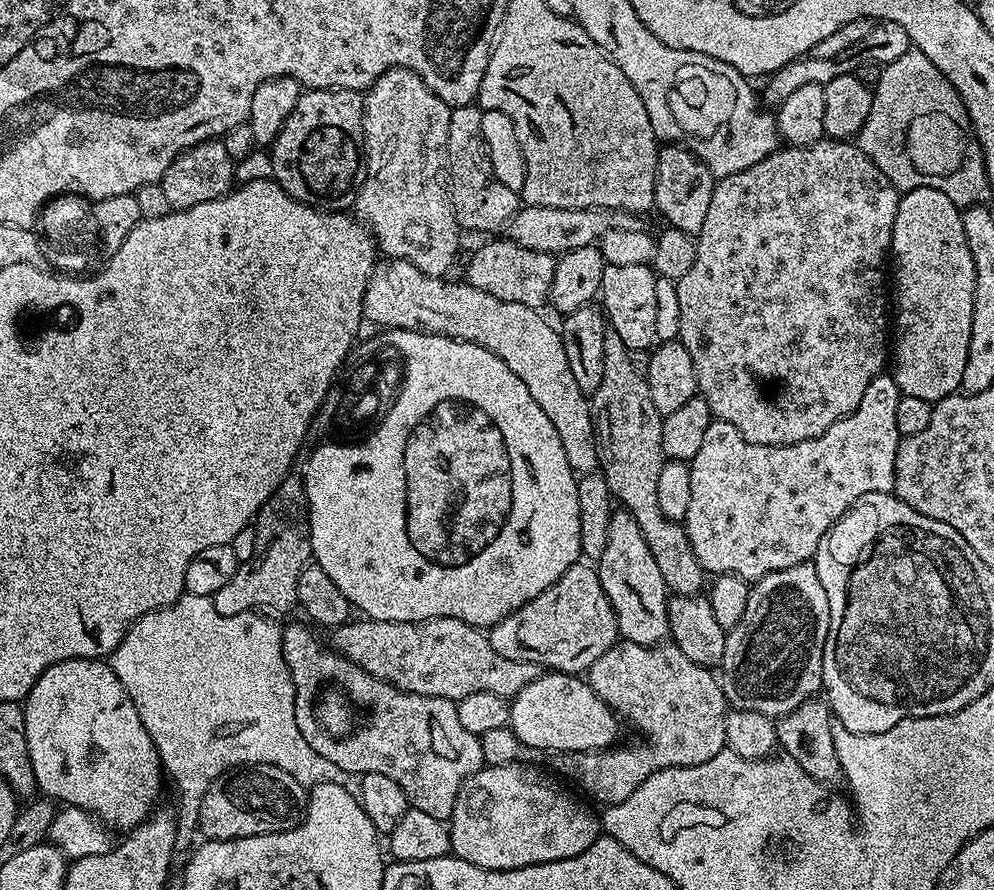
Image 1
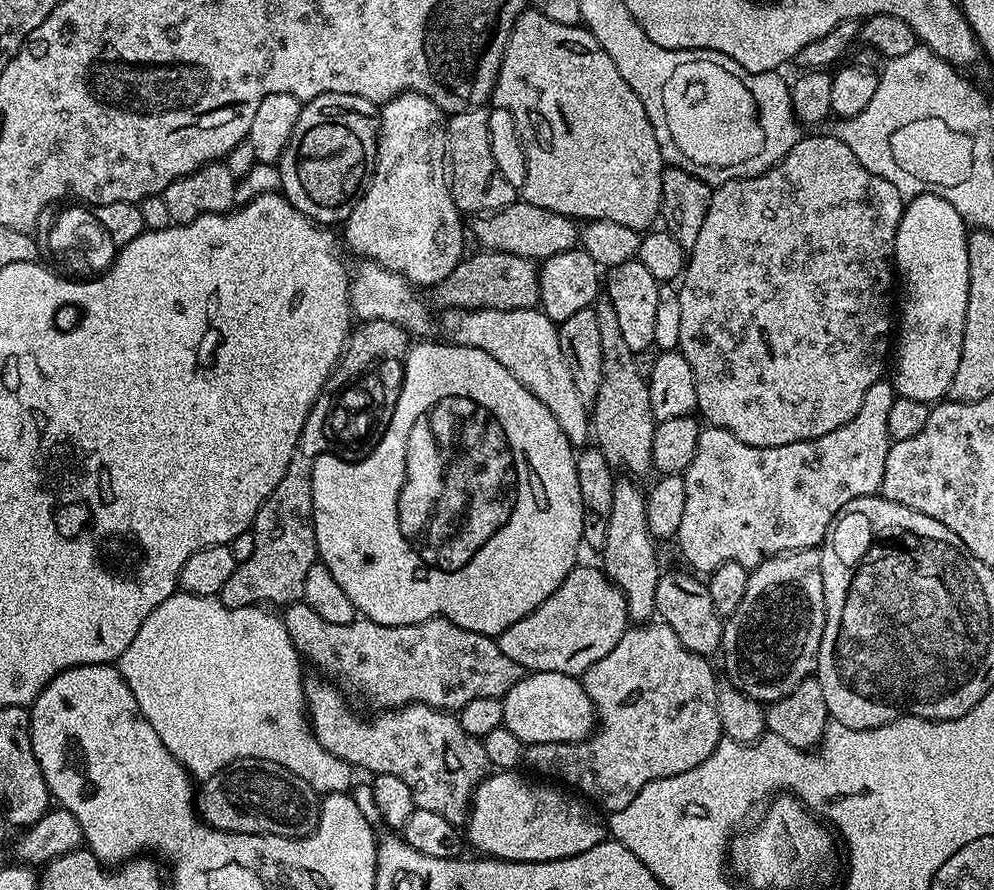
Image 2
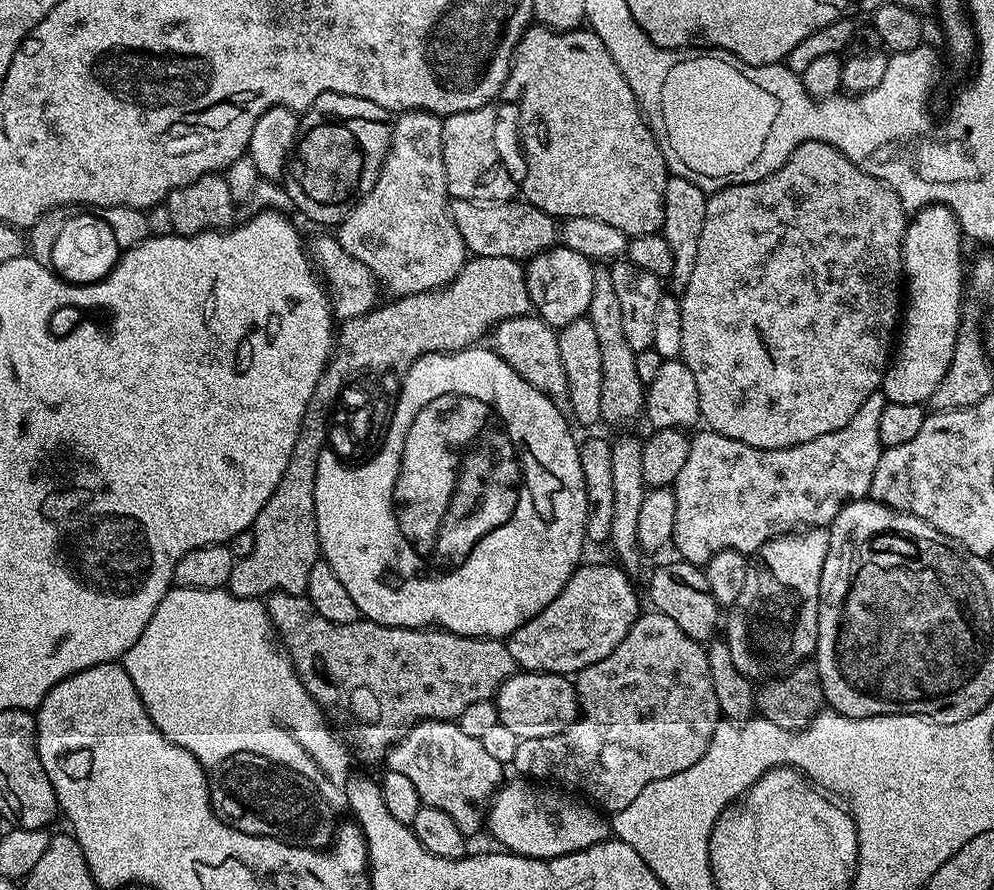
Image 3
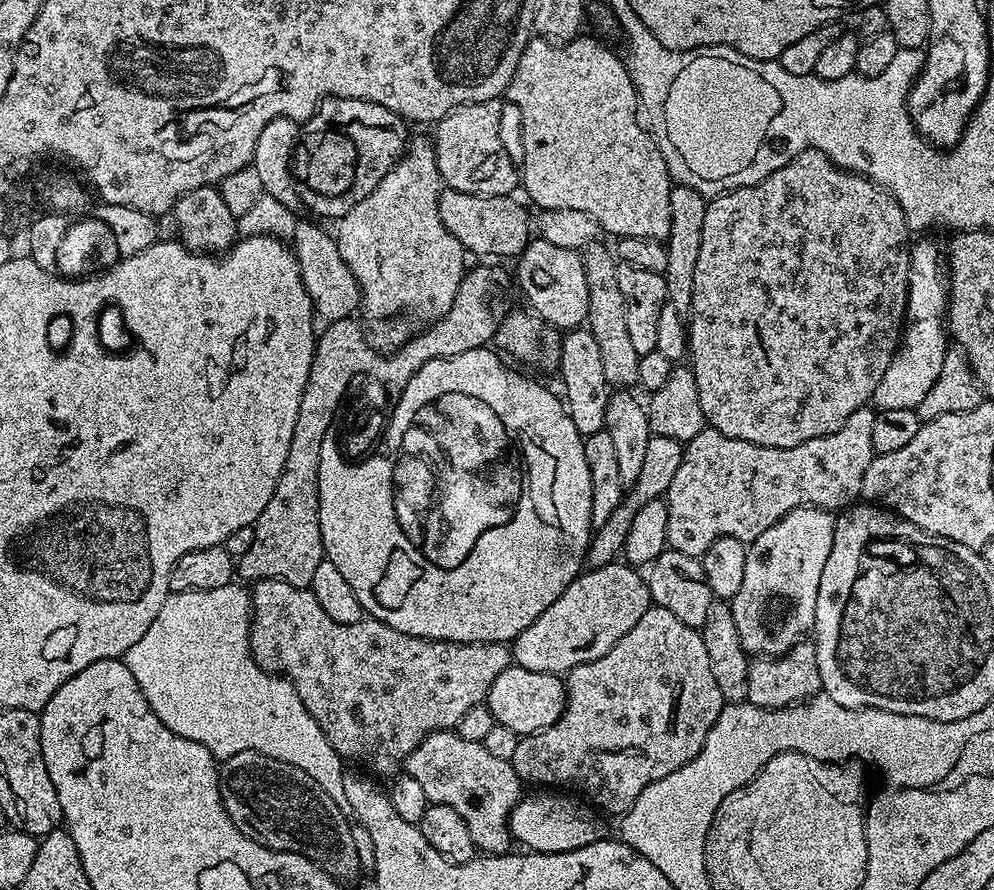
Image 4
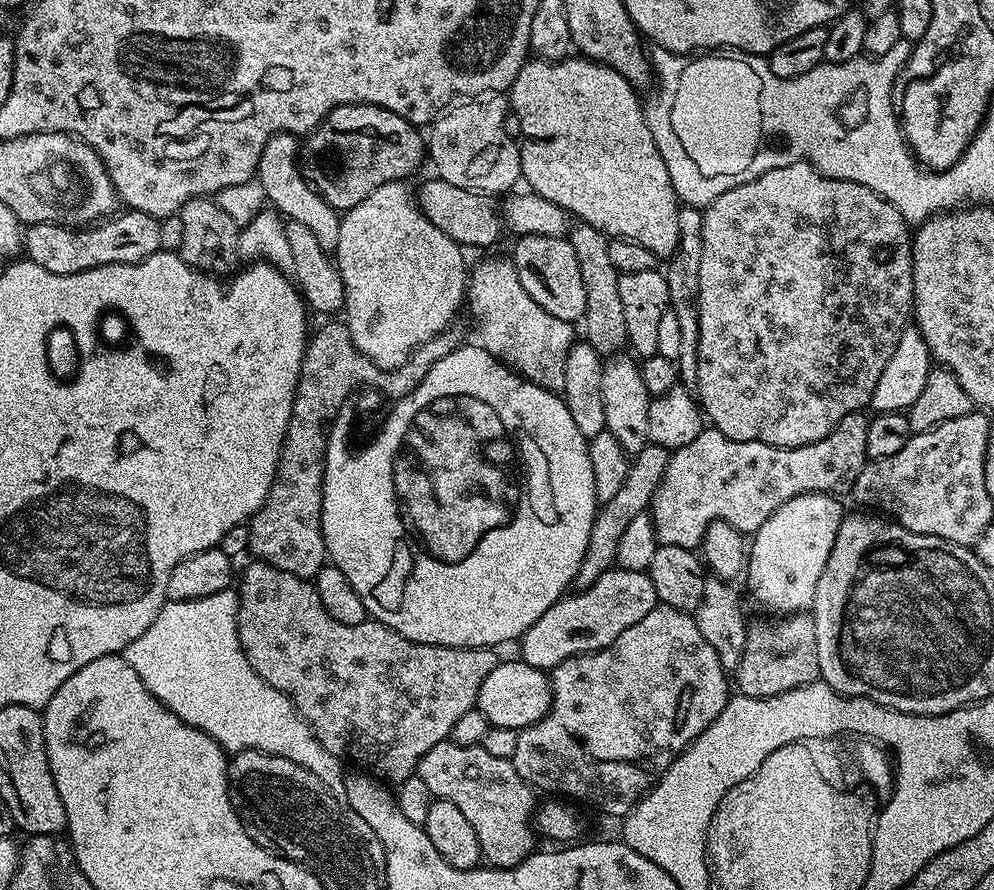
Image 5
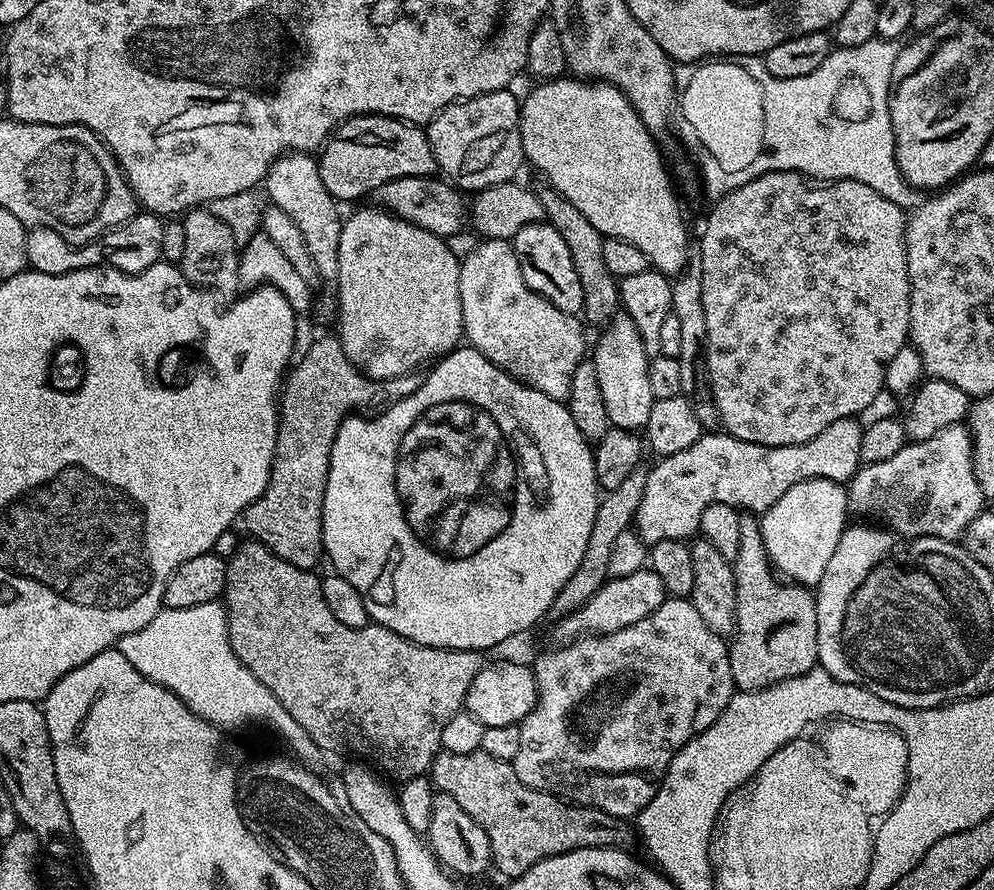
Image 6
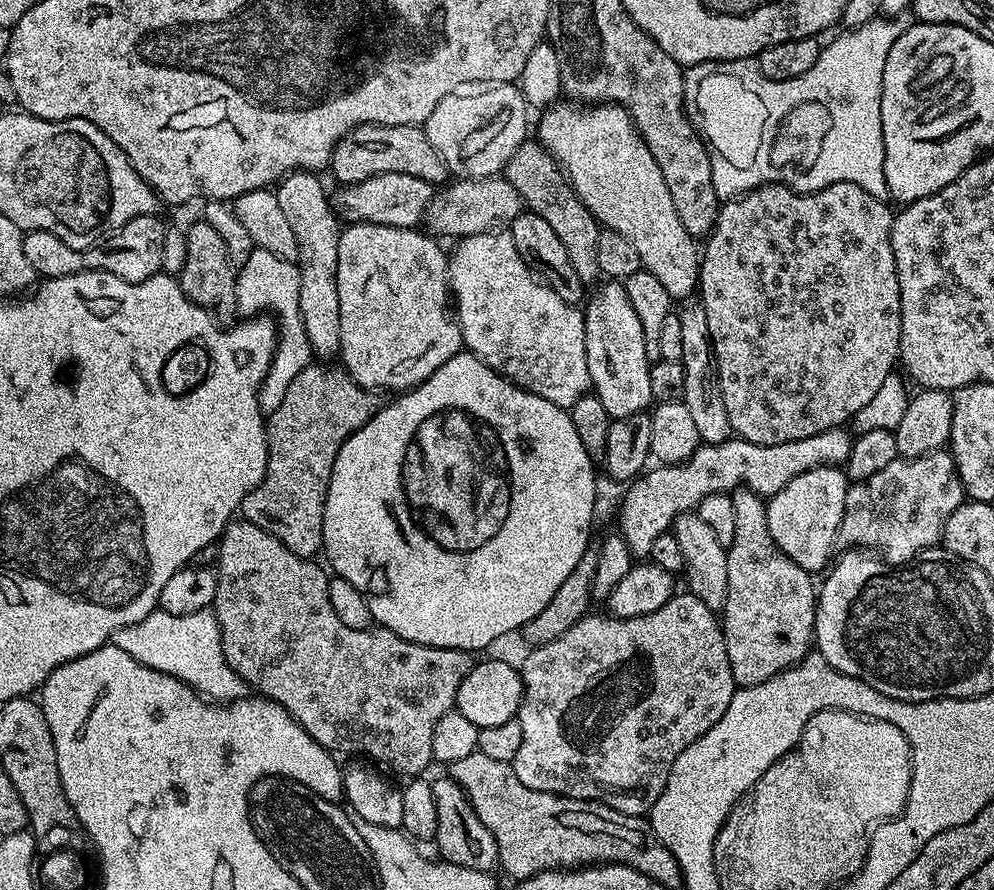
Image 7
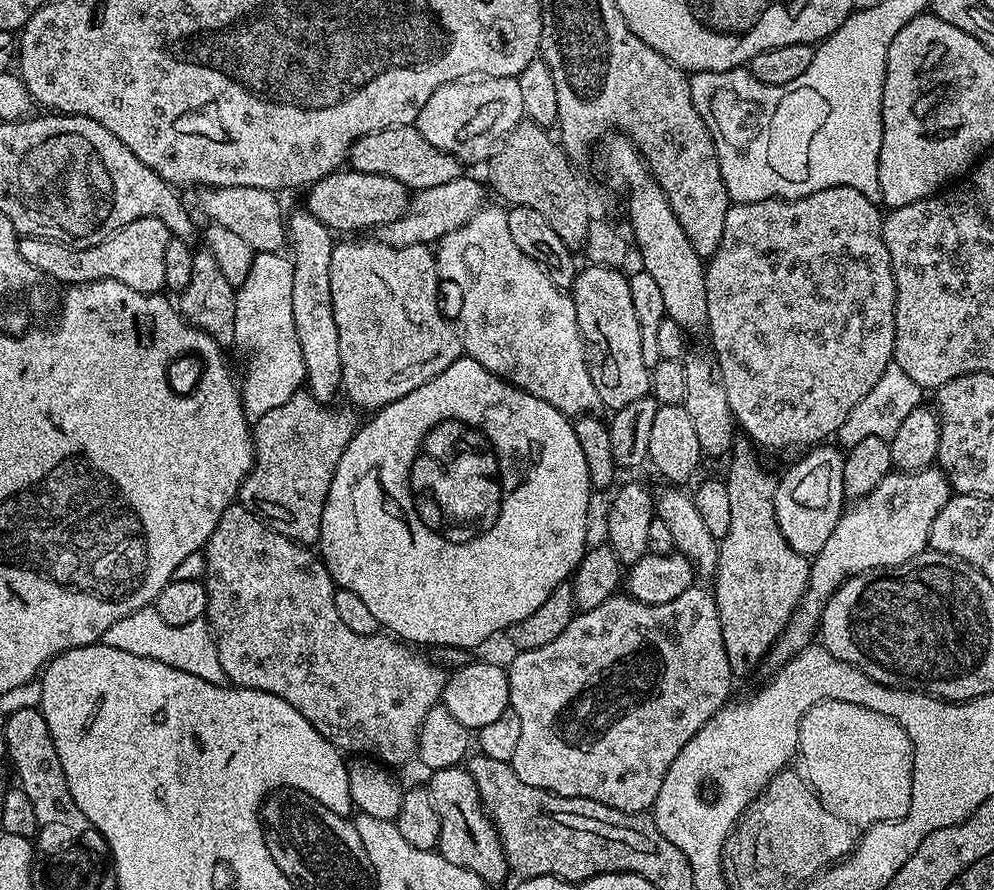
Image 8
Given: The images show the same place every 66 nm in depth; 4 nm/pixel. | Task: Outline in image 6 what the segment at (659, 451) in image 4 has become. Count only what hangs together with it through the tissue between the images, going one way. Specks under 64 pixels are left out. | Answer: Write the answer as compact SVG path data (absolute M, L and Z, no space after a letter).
M638 466L634 470L630 470L630 474L626 474L626 478L622 478L622 482L617 488L603 493L602 499L596 505L590 540L586 542L586 552L582 562L578 566L578 570L574 570L574 574L570 574L566 586L562 586L562 590L554 598L550 609L553 617L567 616L569 612L576 611L591 598L605 580L609 579L608 563L610 554L614 550L614 538L618 538L618 534L629 531L630 525L635 521L638 502L642 500L642 490L646 486L647 477L648 472Z

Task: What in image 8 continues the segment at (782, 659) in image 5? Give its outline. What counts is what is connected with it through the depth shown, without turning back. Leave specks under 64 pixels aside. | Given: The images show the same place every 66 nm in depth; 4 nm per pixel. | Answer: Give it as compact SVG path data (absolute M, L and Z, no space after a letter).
M737 439L736 443L730 449L730 461L732 465L728 468L728 476L724 480L724 485L730 497L730 530L726 530L723 540L719 541L720 553L718 554L718 566L714 577L714 595L716 605L718 606L718 614L722 622L722 642L726 646L726 658L730 662L730 670L733 677L748 676L760 664L760 659L767 657L771 653L772 647L776 645L776 640L784 633L786 626L790 622L790 618L796 612L796 607L800 604L800 599L804 597L804 591L808 588L808 569L810 567L809 557L798 554L798 550L794 550L790 546L790 542L786 542L786 538L782 538L782 530L778 530L778 518L774 510L774 498L776 497L777 477L771 476L768 472L760 469L760 460L756 457L757 449L753 447L747 439Z

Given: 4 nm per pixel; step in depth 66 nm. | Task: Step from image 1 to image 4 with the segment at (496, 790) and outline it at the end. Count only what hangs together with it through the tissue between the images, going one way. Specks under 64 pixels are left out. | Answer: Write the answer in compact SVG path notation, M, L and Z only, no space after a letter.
M540 790L537 796L525 795L512 808L512 817L508 820L508 829L512 831L513 841L529 852L565 852L578 850L582 846L590 846L594 842L605 839L609 835L608 828L604 825L605 817L591 803L577 798L572 794L561 794L556 790Z

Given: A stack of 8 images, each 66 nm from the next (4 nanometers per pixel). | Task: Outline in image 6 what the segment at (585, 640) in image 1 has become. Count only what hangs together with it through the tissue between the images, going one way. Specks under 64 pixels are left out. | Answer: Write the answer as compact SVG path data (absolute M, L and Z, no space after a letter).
M641 570L625 576L613 576L604 581L590 599L574 612L559 617L556 632L560 638L579 638L585 634L605 636L611 632L622 630L626 626L634 626L634 622L642 622L666 598L662 582L650 570Z

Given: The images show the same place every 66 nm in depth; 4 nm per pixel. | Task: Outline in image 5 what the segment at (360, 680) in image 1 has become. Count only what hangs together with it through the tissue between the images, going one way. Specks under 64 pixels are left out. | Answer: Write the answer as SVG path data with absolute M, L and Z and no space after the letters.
M445 742L434 745L421 758L418 780L435 799L454 802L454 806L458 806L462 818L466 818L466 822L474 826L474 834L480 843L481 857L491 867L512 868L515 864L521 864L533 851L533 829L530 827L530 817L534 812L534 804L532 808L534 789L514 770L511 760L494 758L494 754L489 754L479 744Z

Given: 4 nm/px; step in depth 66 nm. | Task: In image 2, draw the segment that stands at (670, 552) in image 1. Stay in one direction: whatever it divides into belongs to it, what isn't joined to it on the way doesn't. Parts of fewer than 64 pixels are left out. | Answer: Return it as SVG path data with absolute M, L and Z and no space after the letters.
M600 298L594 307L598 318L598 335L602 341L602 386L598 386L598 394L590 404L590 428L594 433L594 444L612 469L620 471L621 468L624 471L621 473L641 478L653 471L652 443L658 423L650 406L648 381L634 367L636 353L622 339L614 306L607 298Z

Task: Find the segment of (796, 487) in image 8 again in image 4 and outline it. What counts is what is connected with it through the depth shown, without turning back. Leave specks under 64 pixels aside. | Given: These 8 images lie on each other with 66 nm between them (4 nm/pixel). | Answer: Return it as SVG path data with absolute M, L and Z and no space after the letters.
M811 506L795 508L747 545L746 574L730 607L738 638L749 657L783 656L815 629L818 586L826 558L830 558L830 546L834 546L835 529L831 511Z

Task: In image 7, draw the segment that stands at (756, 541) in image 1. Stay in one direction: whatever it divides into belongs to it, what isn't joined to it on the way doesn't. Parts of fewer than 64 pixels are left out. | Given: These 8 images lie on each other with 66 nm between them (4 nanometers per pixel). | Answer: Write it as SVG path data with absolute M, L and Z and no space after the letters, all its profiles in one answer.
M841 426L831 428L822 434L814 434L814 438L798 438L798 442L782 442L781 444L755 444L749 440L730 438L721 444L701 443L700 447L694 450L694 454L681 464L666 464L656 466L656 469L645 471L627 485L628 493L620 504L620 528L618 534L626 542L626 546L632 551L633 557L650 557L650 546L654 546L663 532L669 531L672 523L685 512L699 509L702 498L710 494L736 491L741 486L747 486L751 492L765 498L771 498L778 490L782 490L798 474L806 470L816 468L819 464L843 465L848 459L852 449L853 437L847 427Z

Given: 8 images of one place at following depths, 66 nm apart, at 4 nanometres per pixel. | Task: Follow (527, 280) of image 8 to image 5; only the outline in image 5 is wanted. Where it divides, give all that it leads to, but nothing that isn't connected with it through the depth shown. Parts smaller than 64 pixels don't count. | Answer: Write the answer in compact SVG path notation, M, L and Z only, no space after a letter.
M507 259L484 260L476 268L476 273L471 273L470 283L466 288L466 312L472 315L472 324L476 327L475 343L485 348L487 352L512 371L524 377L531 384L541 384L543 388L556 390L564 383L564 367L566 354L572 349L573 325L562 318L554 318L554 314L546 314L526 290L522 290L516 270Z

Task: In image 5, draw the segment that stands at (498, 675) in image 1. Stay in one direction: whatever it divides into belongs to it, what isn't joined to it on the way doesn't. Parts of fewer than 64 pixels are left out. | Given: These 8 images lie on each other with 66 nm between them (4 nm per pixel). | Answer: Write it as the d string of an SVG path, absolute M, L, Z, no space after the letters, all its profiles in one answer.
M252 562L244 577L239 577L238 595L238 638L250 667L267 684L292 699L292 705L330 754L344 762L353 760L356 766L367 766L393 785L411 781L421 758L434 745L445 743L458 718L473 707L482 678L498 662L492 648L419 644L371 618L358 626L346 626L330 618L312 580L278 570L272 564Z

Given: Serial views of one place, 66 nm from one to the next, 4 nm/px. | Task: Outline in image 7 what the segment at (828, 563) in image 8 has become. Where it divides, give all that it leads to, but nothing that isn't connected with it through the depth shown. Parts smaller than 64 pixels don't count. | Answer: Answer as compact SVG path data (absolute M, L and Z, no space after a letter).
M951 451L931 452L913 460L898 458L890 462L890 466L878 470L878 474L870 474L870 478L855 481L849 487L838 540L841 545L844 543L843 547L848 550L884 548L884 556L888 559L885 561L889 565L907 564L927 548L935 548L941 543L950 514L954 514L954 510L958 510L958 506L965 503L965 500L966 493Z

